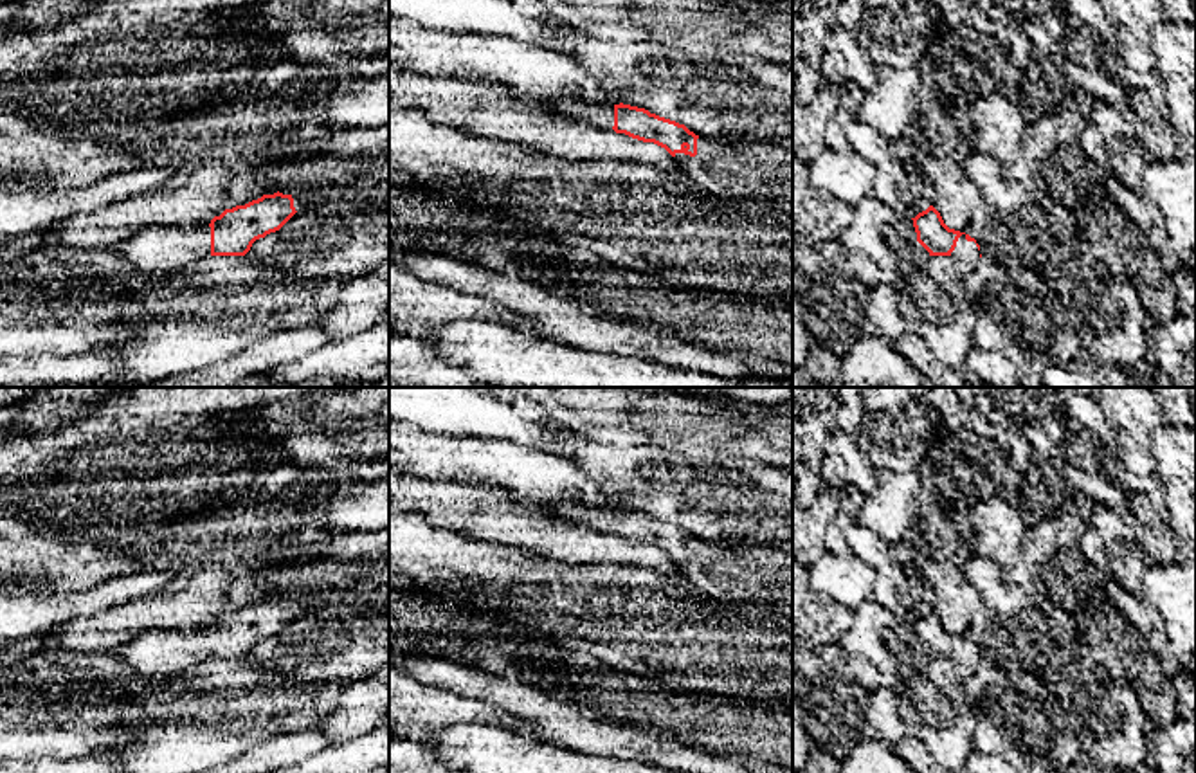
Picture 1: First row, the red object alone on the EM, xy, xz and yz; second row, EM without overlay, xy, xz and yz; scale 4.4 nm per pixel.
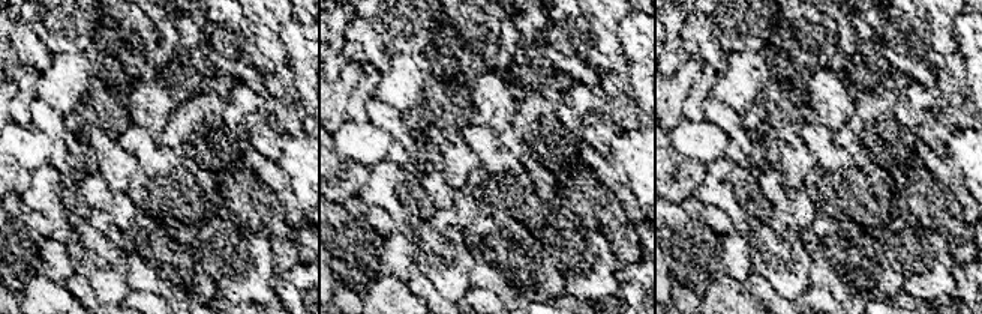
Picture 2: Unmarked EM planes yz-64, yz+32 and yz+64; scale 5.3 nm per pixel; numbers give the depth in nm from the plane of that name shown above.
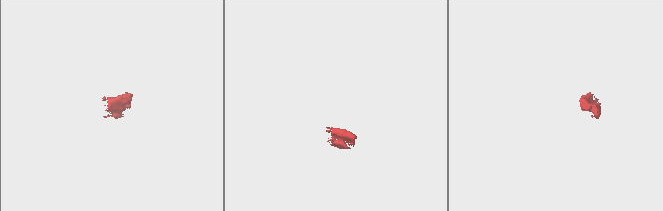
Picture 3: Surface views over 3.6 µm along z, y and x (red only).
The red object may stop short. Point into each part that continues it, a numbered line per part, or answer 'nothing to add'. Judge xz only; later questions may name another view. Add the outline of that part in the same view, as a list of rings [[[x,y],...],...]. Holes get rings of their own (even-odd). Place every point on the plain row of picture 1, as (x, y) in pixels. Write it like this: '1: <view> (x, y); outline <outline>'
1: xz (597, 518); outline [[[458,481],[474,487],[485,487],[497,490],[504,499],[537,508],[540,514],[569,524],[578,524],[602,533],[612,533],[614,530],[614,508],[591,506],[578,501],[551,499],[542,496],[521,496],[519,492],[497,488],[494,485],[479,485],[476,481]]]

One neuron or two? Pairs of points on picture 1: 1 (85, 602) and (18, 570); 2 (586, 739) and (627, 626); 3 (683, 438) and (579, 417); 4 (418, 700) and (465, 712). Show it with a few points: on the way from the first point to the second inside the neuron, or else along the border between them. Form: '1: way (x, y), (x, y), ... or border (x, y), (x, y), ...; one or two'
1: border (90, 586), (80, 591), (45, 593); two
2: border (541, 689), (582, 701); two
3: way (658, 418), (604, 417); one
4: way (429, 707), (454, 709); one

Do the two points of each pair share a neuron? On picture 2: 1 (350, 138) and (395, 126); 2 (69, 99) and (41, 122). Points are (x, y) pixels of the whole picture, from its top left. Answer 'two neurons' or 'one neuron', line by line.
1: two neurons
2: two neurons

